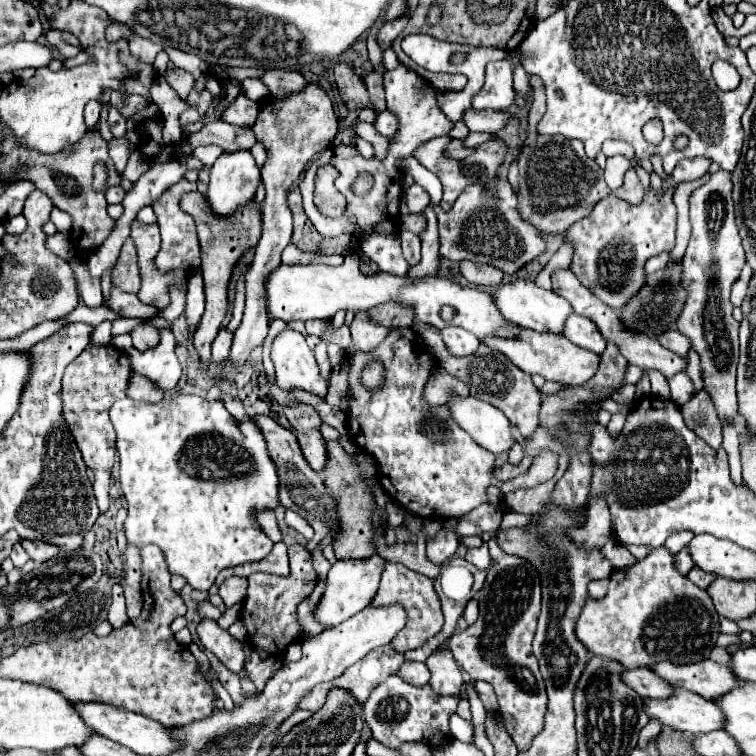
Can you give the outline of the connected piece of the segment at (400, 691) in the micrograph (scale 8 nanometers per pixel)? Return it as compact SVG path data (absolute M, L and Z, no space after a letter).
M390 676L372 692L372 696L364 702L364 720L372 730L374 740L398 748L402 742L424 742L428 746L438 746L450 738L448 734L448 716L456 712L458 698L438 696L432 692L430 686L418 688L398 680L398 676Z

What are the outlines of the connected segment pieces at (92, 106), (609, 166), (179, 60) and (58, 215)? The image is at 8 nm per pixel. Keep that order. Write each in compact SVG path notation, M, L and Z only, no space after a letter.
M90 100L90 102L86 104L86 110L84 110L86 126L92 128L92 126L98 122L98 116L100 116L100 102L98 102L98 100Z
M612 156L608 158L606 162L606 168L604 168L604 178L606 178L606 184L616 190L622 186L622 178L624 178L624 172L632 168L630 160L628 158L622 158L622 156Z
M166 48L166 54L170 56L172 64L176 64L178 68L190 72L194 76L194 80L206 76L206 72L208 72L206 62L202 58L198 58L196 54L188 54L188 52L182 52L178 48Z
M54 208L54 210L52 210L50 220L54 222L54 226L56 226L60 232L70 232L70 228L72 228L72 226L70 226L70 224L72 224L72 222L70 222L72 218L70 218L66 212L58 210L58 208Z

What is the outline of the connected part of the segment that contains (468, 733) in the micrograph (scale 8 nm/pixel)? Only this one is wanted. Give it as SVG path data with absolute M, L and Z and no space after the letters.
M458 714L450 716L450 734L462 742L472 742L472 724L462 720Z

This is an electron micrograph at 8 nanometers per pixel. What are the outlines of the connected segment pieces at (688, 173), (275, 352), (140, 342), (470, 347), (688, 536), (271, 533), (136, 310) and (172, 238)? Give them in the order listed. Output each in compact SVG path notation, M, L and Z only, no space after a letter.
M692 158L682 160L674 172L670 182L664 182L664 192L654 194L654 190L646 192L642 204L632 206L618 196L602 198L594 210L580 222L572 224L566 230L566 244L574 248L570 270L578 276L578 280L594 292L598 300L608 304L614 310L622 310L646 284L644 264L648 258L674 248L674 232L676 232L676 206L672 202L674 186L678 182L696 180L704 176L710 168L708 158Z
M284 328L272 342L270 358L274 362L280 388L302 388L320 396L326 394L328 384L318 370L314 352L306 346L306 340L300 332Z
M138 324L130 332L130 336L132 336L132 346L136 350L140 350L140 352L144 352L144 350L148 350L148 348L158 344L158 328L154 328L150 324Z
M448 326L438 330L448 352L454 356L470 356L476 352L480 340L476 336L472 336L472 332L464 330L464 328L456 328L456 326Z
M682 530L682 532L676 532L676 534L672 534L668 540L666 540L666 546L668 546L668 550L672 552L672 554L676 554L676 552L680 552L686 544L688 544L688 540L692 540L692 532L686 532L686 530Z
M270 508L258 510L256 518L258 518L258 524L262 526L262 530L266 532L266 536L268 536L272 542L280 542L280 530L278 530L278 522L276 522L276 518L274 518L274 510L270 510Z
M112 288L112 296L110 296L110 302L108 306L126 316L126 318L136 318L136 316L156 316L158 314L158 308L156 306L150 306L150 304L144 304L138 300L136 294L126 294L126 292L120 292L118 288Z
M180 180L178 184L170 186L154 204L154 212L158 218L158 226L160 226L160 234L162 234L162 248L158 252L158 256L154 258L154 266L160 272L170 272L174 268L188 268L188 270L196 270L200 268L200 246L198 246L198 236L194 218L190 214L186 214L180 208L180 198L188 192L196 192L196 184L188 182L188 180Z

